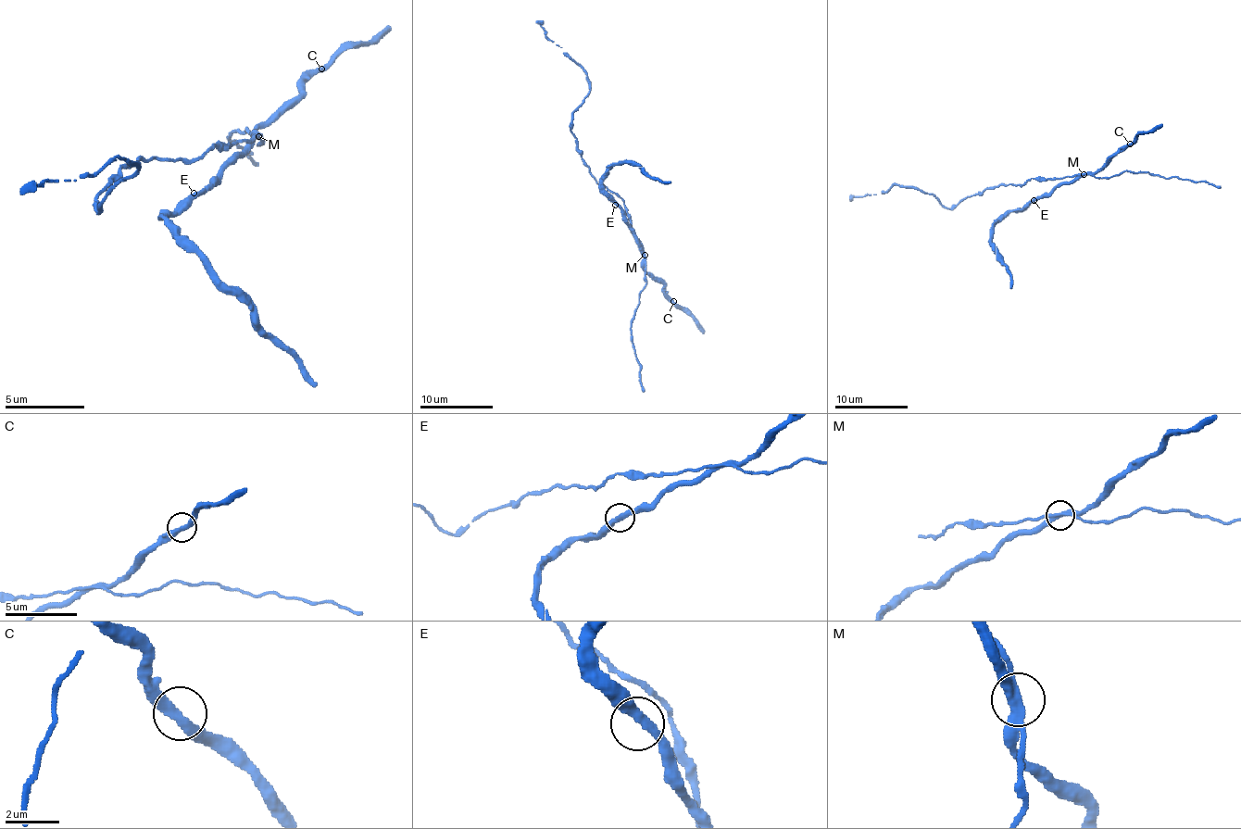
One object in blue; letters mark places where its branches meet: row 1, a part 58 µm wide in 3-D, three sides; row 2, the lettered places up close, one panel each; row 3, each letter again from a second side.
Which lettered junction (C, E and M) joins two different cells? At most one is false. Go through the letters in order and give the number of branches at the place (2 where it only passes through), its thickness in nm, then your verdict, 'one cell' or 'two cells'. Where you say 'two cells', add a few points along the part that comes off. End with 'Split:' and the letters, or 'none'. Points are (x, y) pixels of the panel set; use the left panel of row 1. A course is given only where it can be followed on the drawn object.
C: 2 | 360 nm | one cell
E: 2 | 340 nm | one cell
M: 3 | 300 nm | one cell
Split: none

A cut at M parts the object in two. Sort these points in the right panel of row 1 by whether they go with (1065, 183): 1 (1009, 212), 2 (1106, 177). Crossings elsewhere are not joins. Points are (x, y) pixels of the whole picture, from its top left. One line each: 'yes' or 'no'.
1: yes
2: no

